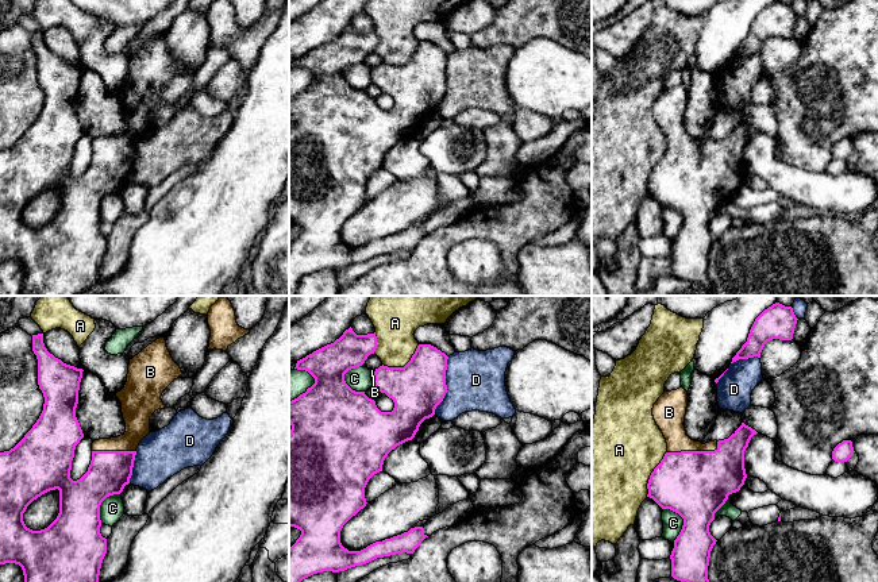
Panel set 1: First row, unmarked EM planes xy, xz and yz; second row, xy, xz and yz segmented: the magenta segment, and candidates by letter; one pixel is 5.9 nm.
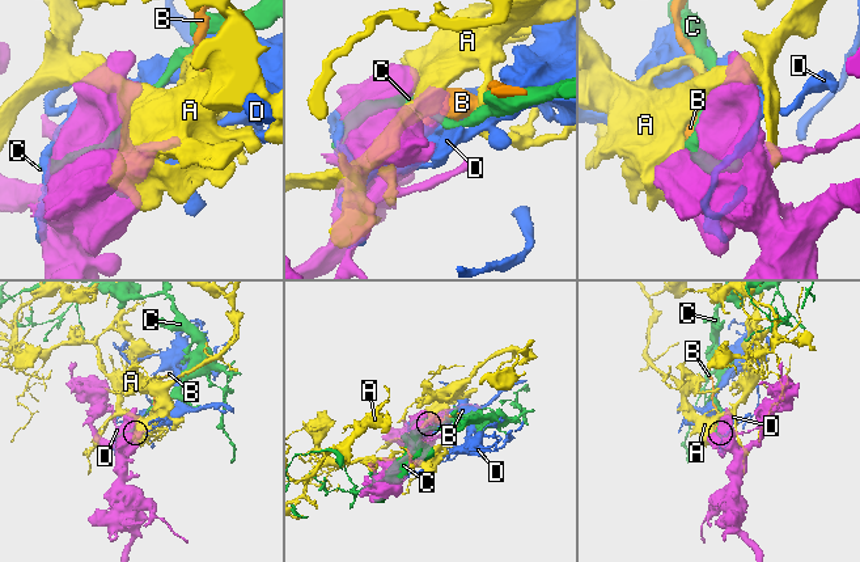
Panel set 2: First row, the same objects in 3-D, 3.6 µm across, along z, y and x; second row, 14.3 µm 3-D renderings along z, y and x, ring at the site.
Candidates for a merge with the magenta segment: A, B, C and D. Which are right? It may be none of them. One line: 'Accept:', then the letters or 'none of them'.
Accept: B

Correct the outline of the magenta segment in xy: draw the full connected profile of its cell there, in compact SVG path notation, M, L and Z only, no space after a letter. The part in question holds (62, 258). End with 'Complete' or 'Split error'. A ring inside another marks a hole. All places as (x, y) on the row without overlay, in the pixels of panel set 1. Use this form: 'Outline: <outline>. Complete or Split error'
Outline: M43 31L32 32L32 49L38 57L38 82L43 90L43 108L9 149L0 150L0 262L15 261L23 267L24 281L20 296L77 296L99 281L107 236L101 234L100 203L113 192L120 192L132 173L136 146L150 131L150 115L166 105L161 97L163 88L182 69L173 58L165 35L159 35L130 57L127 80L116 90L122 100L126 130L118 135L92 140L88 169L77 178L70 176L76 143L84 135L76 115L82 66L63 61L47 49ZM50 188L59 188L59 211L45 227L26 224L23 211L27 204Z. Split error

